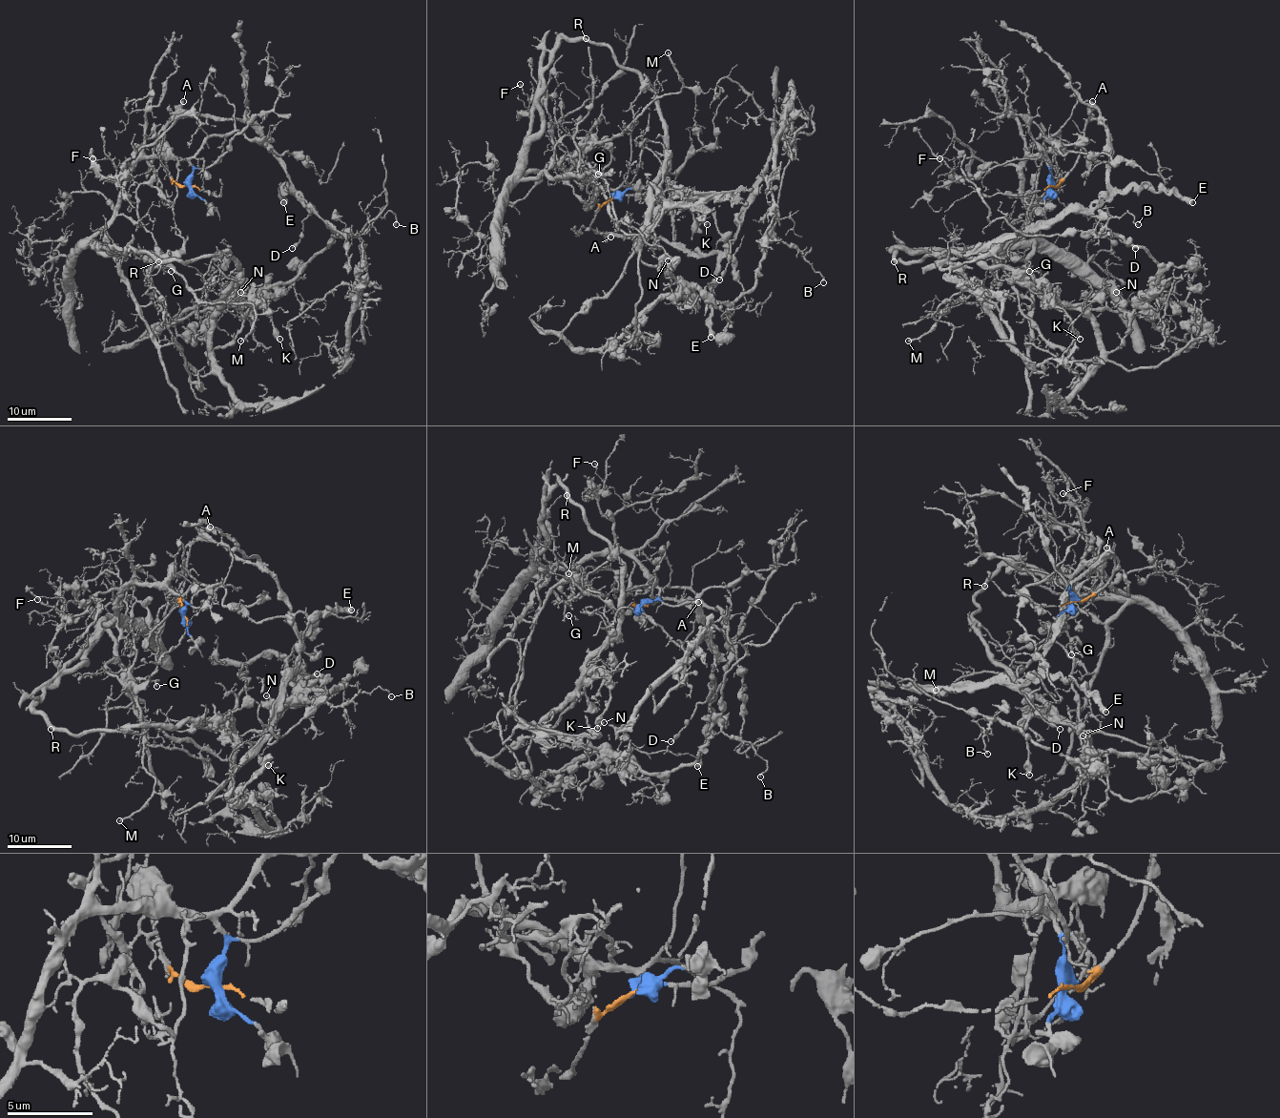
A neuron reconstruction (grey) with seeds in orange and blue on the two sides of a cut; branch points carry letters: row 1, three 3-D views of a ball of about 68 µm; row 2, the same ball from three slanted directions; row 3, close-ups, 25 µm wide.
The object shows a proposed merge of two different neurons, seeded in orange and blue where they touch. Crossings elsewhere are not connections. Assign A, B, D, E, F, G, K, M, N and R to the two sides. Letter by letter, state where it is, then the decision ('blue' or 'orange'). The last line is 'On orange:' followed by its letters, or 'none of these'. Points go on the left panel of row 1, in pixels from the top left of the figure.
A: (183, 101) | orange
B: (396, 224) | blue
D: (292, 248) | orange
E: (283, 202) | orange
F: (92, 158) | blue
G: (171, 271) | blue
K: (279, 339) | blue
M: (240, 341) | blue
N: (240, 292) | blue
R: (158, 261) | blue
On orange: A, D, E

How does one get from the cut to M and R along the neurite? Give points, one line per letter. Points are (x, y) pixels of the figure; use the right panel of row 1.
M: (1051, 186), (1044, 160), (1028, 220), (996, 263), (993, 289), (981, 300), (949, 302), (925, 333), (907, 341)
R: (1051, 186), (1044, 160), (1028, 220), (996, 260), (998, 274), (985, 289), (970, 284), (948, 258), (893, 262)

